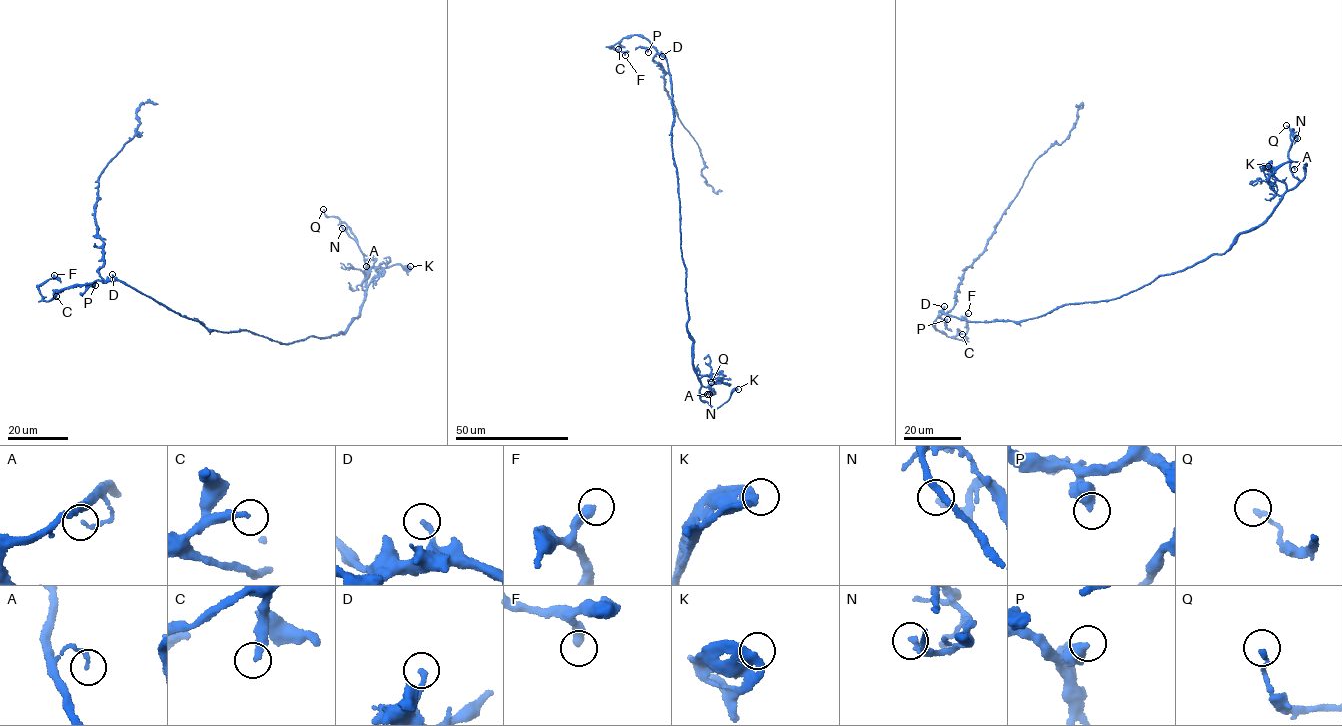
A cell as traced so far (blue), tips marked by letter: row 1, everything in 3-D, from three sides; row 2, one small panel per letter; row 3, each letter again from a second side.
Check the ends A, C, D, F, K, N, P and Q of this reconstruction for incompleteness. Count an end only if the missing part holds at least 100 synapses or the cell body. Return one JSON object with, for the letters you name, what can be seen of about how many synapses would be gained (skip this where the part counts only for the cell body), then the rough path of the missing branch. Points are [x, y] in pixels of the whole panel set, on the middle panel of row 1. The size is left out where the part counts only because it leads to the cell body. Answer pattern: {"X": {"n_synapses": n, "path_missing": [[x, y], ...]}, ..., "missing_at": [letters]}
{"missing_at": []}

